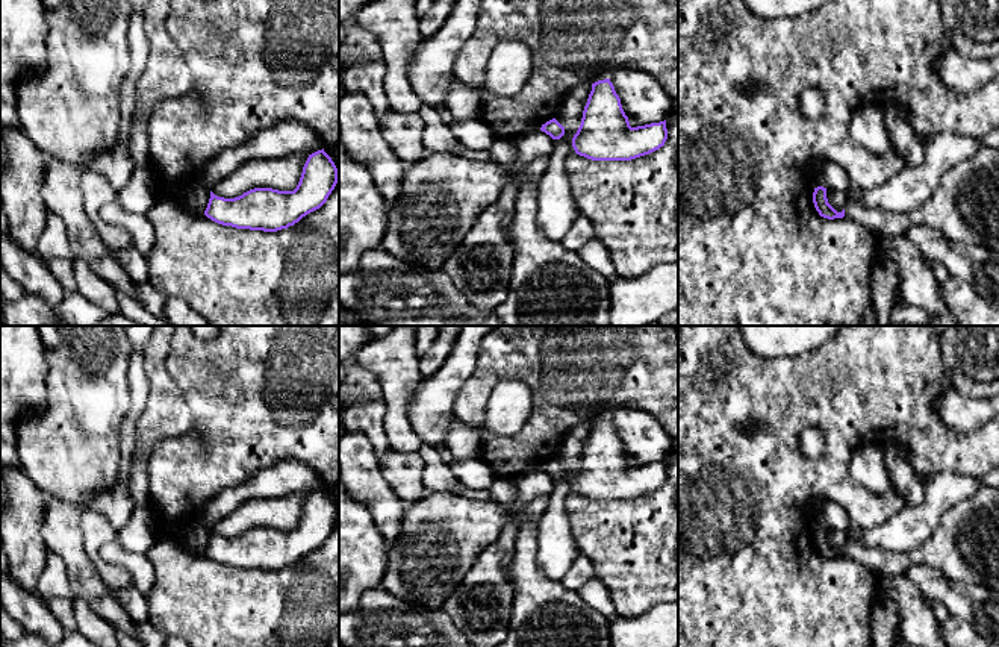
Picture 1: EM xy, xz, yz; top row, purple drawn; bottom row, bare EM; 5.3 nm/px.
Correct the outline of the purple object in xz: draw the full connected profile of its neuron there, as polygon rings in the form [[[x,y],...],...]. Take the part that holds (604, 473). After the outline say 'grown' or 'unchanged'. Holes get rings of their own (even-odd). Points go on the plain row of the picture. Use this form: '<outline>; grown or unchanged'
[[[604,418],[592,423],[572,486],[592,500],[631,500],[658,489],[666,479],[666,459],[631,467],[613,423]]]; unchanged

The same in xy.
[[[322,489],[309,494],[294,530],[254,527],[235,538],[210,530],[204,555],[236,568],[277,571],[319,549],[338,523],[338,508]]]; unchanged

